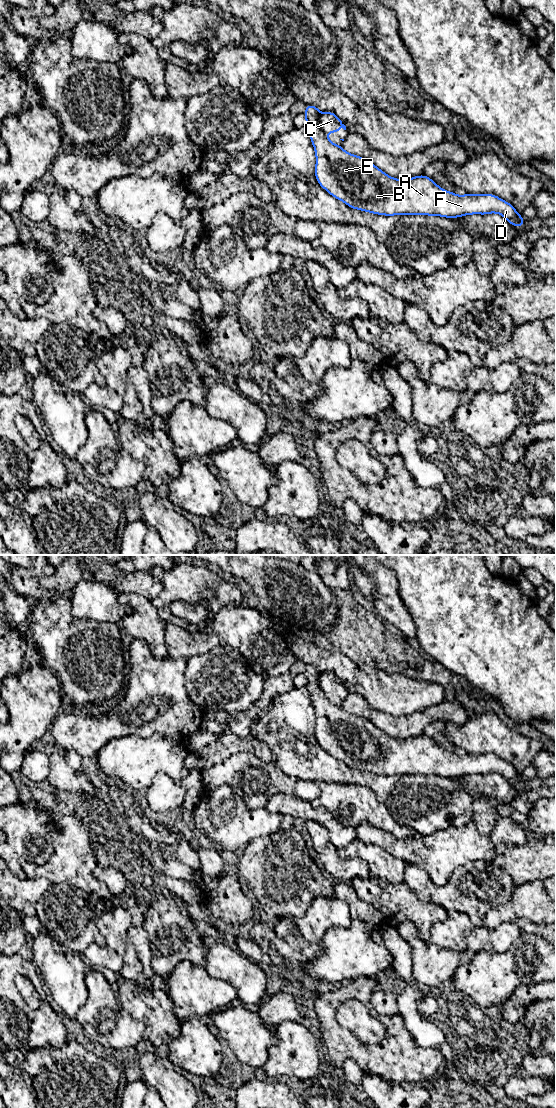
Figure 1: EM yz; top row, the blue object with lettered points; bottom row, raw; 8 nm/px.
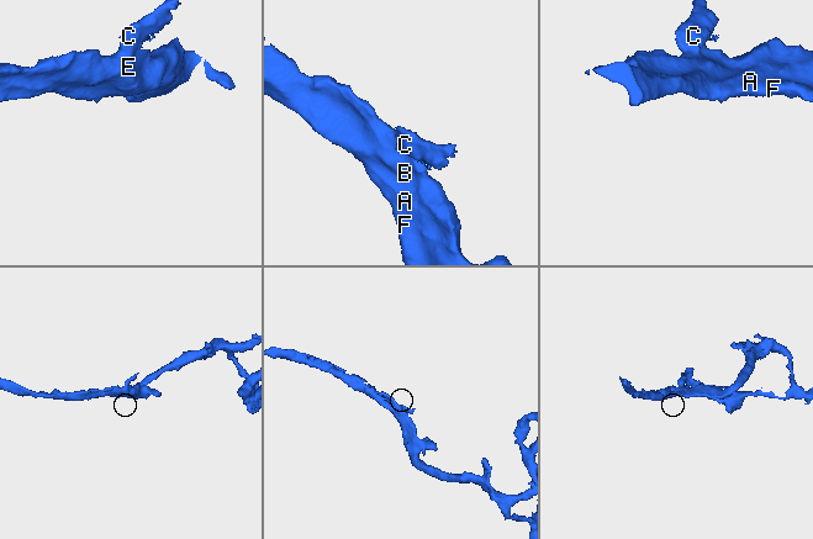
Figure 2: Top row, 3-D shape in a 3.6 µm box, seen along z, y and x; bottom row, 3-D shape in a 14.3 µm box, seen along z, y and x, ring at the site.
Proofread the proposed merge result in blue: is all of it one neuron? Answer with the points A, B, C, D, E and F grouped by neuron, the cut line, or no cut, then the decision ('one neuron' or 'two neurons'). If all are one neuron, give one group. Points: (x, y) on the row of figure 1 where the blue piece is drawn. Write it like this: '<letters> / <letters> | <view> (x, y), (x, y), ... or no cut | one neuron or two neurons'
A B D E F / C | yz (320, 113), (318, 124), (324, 133) | two neurons

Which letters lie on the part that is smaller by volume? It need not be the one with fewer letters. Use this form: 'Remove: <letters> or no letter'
Remove: C

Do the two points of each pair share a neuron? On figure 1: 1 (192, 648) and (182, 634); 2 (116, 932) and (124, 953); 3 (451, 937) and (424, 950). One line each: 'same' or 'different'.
1: same
2: same
3: different

